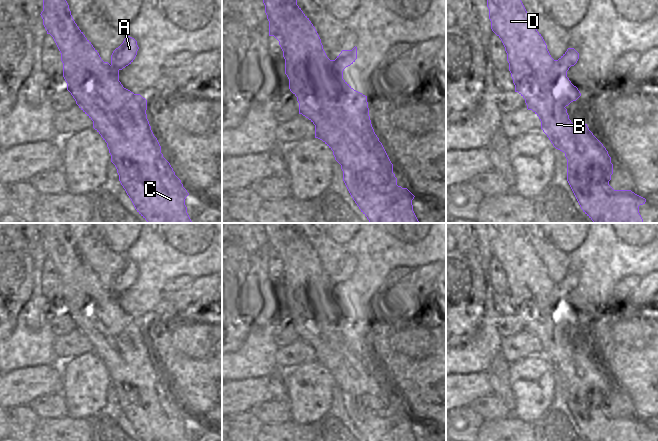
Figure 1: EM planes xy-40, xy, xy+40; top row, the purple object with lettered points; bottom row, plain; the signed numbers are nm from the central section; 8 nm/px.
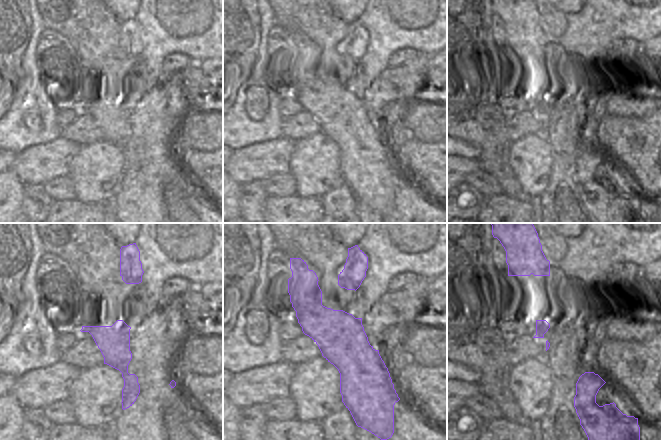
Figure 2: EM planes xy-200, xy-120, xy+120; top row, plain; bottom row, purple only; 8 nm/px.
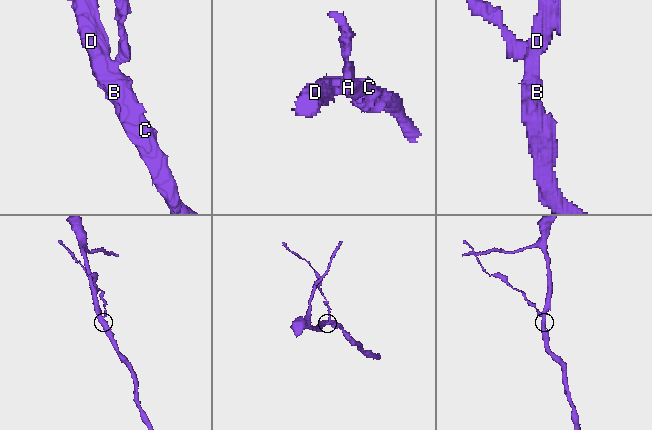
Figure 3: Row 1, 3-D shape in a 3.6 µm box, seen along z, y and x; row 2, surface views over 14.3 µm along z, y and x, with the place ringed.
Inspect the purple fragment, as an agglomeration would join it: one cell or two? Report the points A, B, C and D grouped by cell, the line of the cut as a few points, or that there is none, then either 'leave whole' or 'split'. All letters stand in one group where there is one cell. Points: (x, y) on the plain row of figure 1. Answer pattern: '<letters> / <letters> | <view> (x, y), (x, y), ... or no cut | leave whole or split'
A / B C D | xy+40 (554, 284), (556, 289), (570, 290) | split

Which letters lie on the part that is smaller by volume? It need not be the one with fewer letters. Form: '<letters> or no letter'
A

